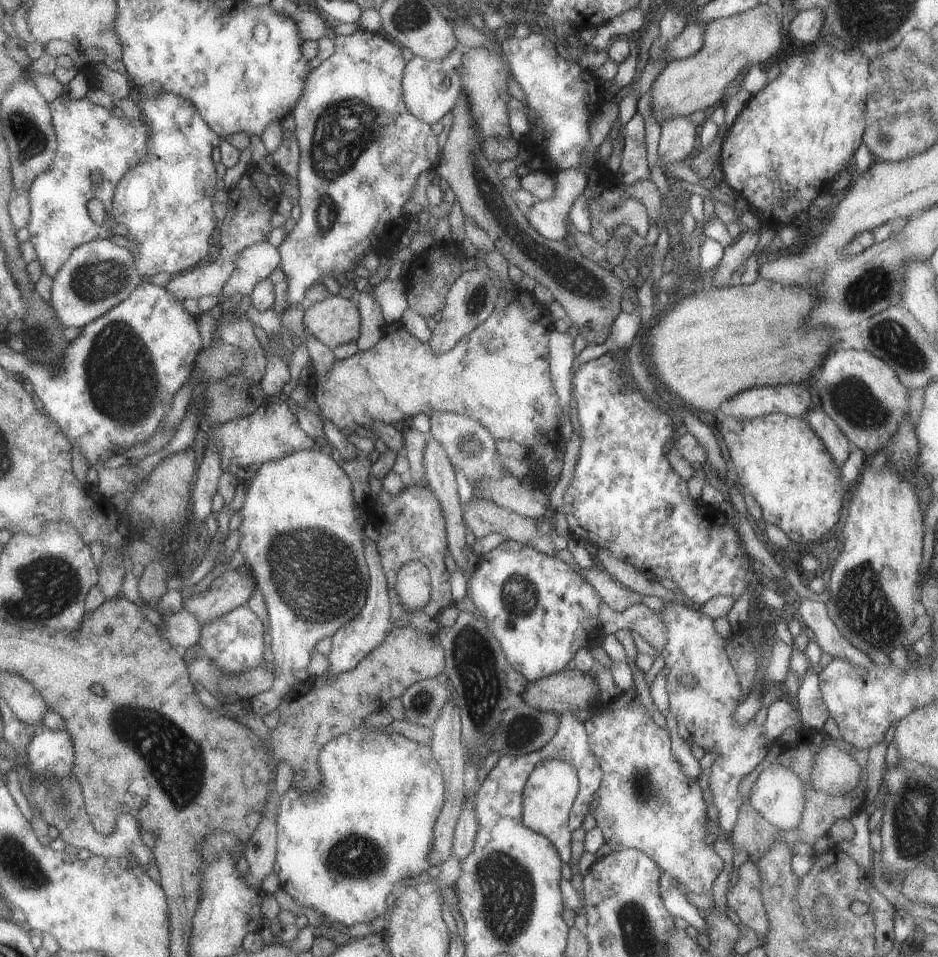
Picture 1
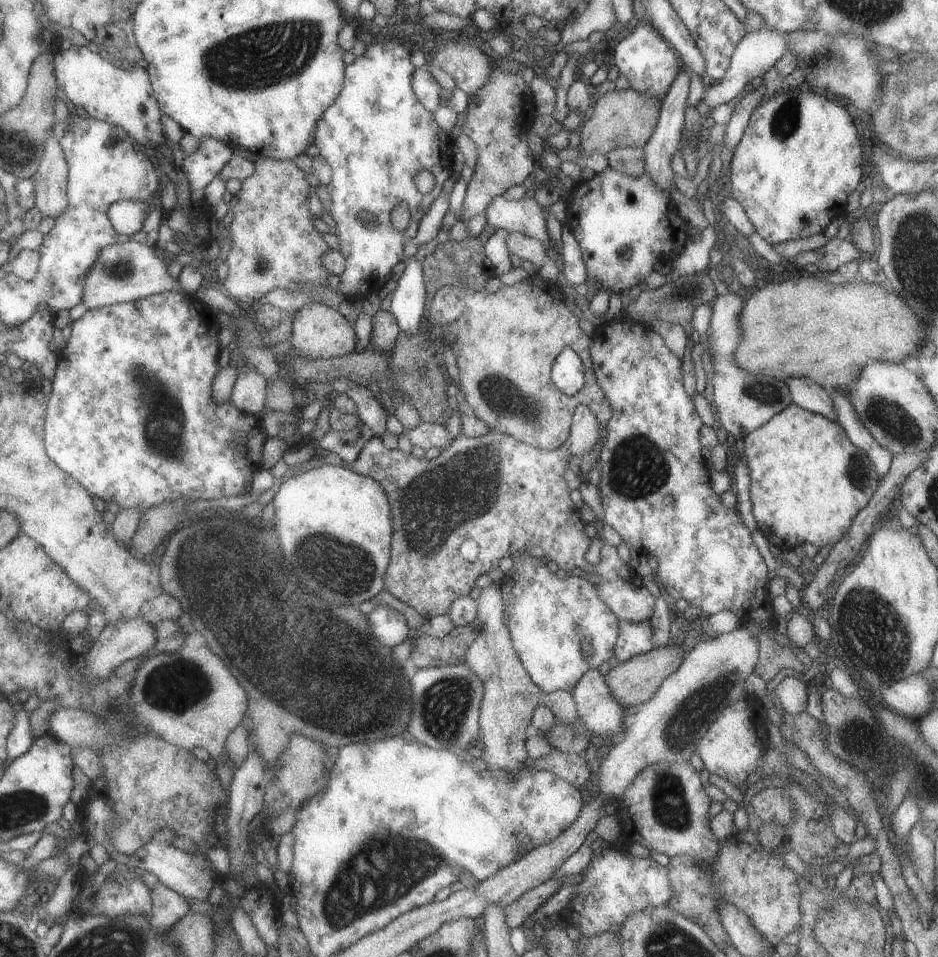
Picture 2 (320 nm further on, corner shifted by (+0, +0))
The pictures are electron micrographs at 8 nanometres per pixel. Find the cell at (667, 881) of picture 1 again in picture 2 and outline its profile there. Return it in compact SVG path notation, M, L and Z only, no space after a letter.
M608 848L601 854L595 856L587 864L583 872L583 880L573 888L571 900L566 907L561 909L558 914L566 926L580 928L582 937L591 937L607 932L616 932L623 924L623 918L631 916L635 912L641 912L645 906L659 906L671 900L671 882L669 882L668 871L649 858L635 858L629 852L617 852L615 848Z

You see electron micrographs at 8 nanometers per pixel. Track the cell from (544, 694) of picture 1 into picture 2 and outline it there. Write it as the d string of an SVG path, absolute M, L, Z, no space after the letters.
M671 640L667 645L653 647L652 650L639 654L629 661L618 662L617 666L611 668L604 677L606 687L619 705L624 707L643 705L656 694L659 686L679 669L685 656L681 642Z

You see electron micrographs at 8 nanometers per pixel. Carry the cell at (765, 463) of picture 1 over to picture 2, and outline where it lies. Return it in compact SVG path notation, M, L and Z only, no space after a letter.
M793 403L760 428L745 434L742 440L750 478L749 499L753 518L769 545L777 546L782 552L805 543L814 544L819 550L834 546L849 530L851 518L871 500L881 480L875 474L873 464L849 442L837 421L831 422Z

